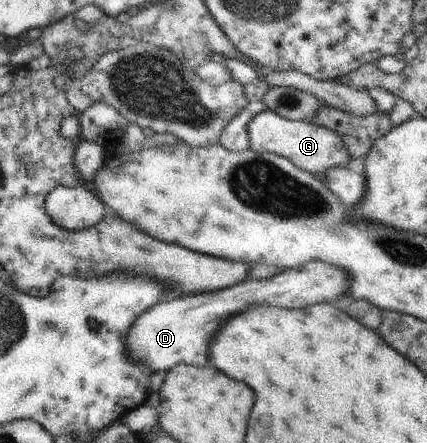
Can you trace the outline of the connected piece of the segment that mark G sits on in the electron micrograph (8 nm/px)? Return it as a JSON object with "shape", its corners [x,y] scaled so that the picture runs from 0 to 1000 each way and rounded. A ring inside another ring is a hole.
{"shape":[[[621,246],[593,264],[578,284],[578,298],[583,298],[585,339],[653,348],[653,352],[681,361],[705,384],[745,400],[756,397],[770,379],[789,375],[817,379],[815,372],[827,361],[808,330],[813,321],[789,298],[714,271],[693,273],[667,266],[630,246]]]}

